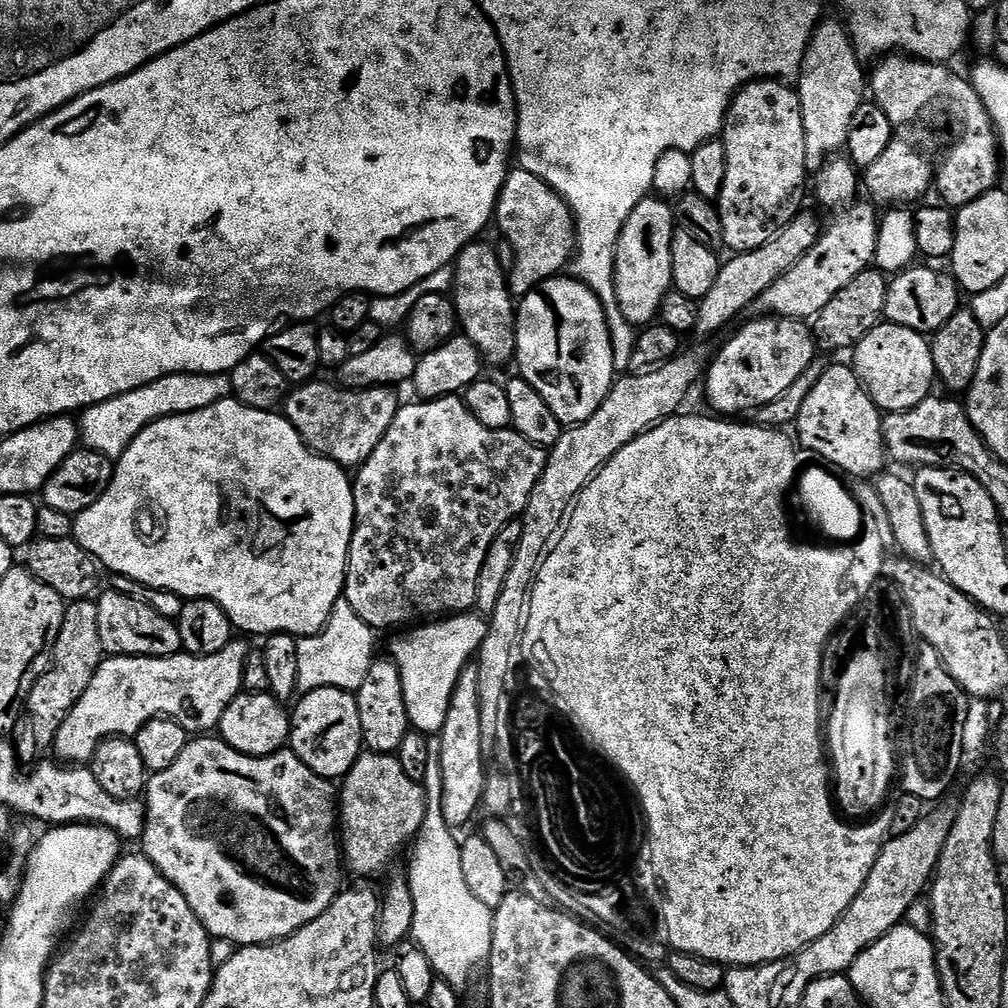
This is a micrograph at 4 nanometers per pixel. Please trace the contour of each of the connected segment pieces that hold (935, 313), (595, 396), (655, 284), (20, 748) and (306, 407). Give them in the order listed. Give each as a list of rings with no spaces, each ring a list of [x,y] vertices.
[[[913,266],[895,273],[888,281],[884,320],[889,324],[906,326],[906,330],[925,334],[935,334],[939,328],[946,326],[946,322],[950,322],[950,318],[954,318],[954,314],[962,307],[962,289],[955,276],[944,272]]]
[[[557,274],[550,280],[544,281],[535,292],[528,292],[519,301],[516,313],[516,355],[515,363],[520,363],[519,375],[554,410],[554,414],[560,419],[560,423],[565,426],[581,424],[602,406],[606,394],[618,373],[614,368],[616,350],[612,347],[610,330],[606,322],[606,314],[602,302],[589,288],[580,280],[568,274]]]
[[[650,194],[626,218],[616,247],[614,282],[618,306],[633,326],[647,326],[660,315],[662,298],[673,291],[672,239],[678,231],[674,208],[667,199]]]
[[[92,600],[71,601],[65,607],[62,630],[58,634],[56,645],[52,647],[52,663],[30,690],[26,711],[16,726],[14,747],[16,759],[21,765],[35,765],[47,757],[44,756],[47,752],[53,751],[62,722],[66,722],[70,710],[74,710],[78,698],[86,694],[100,661],[105,656],[102,638],[98,638],[98,610],[95,603]]]
[[[320,378],[293,387],[285,396],[282,415],[298,430],[312,451],[332,460],[345,470],[359,469],[378,450],[378,442],[386,438],[390,422],[402,407],[402,400],[391,387],[346,388],[339,383],[323,384]]]

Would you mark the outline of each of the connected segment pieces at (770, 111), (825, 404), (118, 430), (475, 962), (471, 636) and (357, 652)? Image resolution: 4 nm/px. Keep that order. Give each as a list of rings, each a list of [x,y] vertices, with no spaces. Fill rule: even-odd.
[[[753,80],[752,83],[744,85],[737,92],[732,100],[732,107],[728,110],[728,116],[724,120],[724,130],[722,139],[726,146],[726,182],[722,182],[722,194],[718,201],[720,217],[722,218],[722,234],[724,235],[724,248],[733,253],[749,252],[758,250],[758,246],[766,246],[790,221],[794,219],[796,213],[801,211],[804,200],[804,192],[800,187],[804,184],[804,179],[810,176],[810,169],[806,162],[806,130],[802,126],[802,114],[800,113],[800,93],[791,83],[783,80]]]
[[[844,364],[825,367],[822,378],[806,394],[794,425],[799,443],[809,453],[826,458],[833,468],[840,468],[849,478],[875,478],[885,471],[884,422],[876,403],[868,397],[855,371]]]
[[[179,372],[173,376],[163,376],[138,390],[130,390],[126,394],[118,394],[106,402],[98,402],[94,406],[83,409],[78,416],[80,444],[103,456],[120,457],[142,434],[146,426],[156,420],[178,414],[190,414],[194,410],[206,410],[206,406],[214,406],[214,402],[226,400],[232,396],[231,375],[194,374]]]
[[[438,736],[429,737],[429,765],[426,766],[426,778],[422,781],[427,794],[426,818],[420,827],[420,835],[411,845],[412,865],[408,868],[406,879],[412,897],[414,898],[414,926],[411,939],[430,958],[430,966],[435,970],[439,979],[446,981],[451,988],[464,990],[472,980],[476,971],[483,969],[488,962],[488,955],[492,949],[492,918],[493,909],[487,908],[483,902],[474,898],[470,886],[466,886],[466,877],[462,874],[461,841],[455,840],[453,829],[448,828],[442,814],[442,766],[441,740]]]
[[[471,611],[421,623],[400,634],[405,636],[400,636],[393,642],[390,659],[400,671],[402,690],[408,707],[408,722],[415,731],[439,734],[443,730],[459,676],[465,667],[473,663],[487,633],[487,619]]]
[[[342,598],[334,606],[326,626],[318,633],[317,636],[305,636],[298,639],[298,689],[301,693],[313,692],[319,688],[340,688],[343,692],[355,693],[357,688],[362,686],[366,674],[370,670],[376,648],[374,629],[358,614],[354,614],[354,606]]]

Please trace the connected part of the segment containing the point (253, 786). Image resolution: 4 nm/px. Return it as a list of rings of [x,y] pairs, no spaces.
[[[204,734],[199,738],[189,739],[186,750],[182,750],[182,754],[178,754],[177,761],[175,761],[169,769],[151,773],[148,777],[148,787],[146,789],[146,819],[144,821],[144,834],[142,837],[142,845],[143,844],[143,855],[147,856],[150,862],[154,862],[154,866],[158,866],[160,873],[162,873],[174,887],[178,890],[182,890],[182,898],[186,898],[186,902],[190,902],[190,910],[194,910],[194,914],[198,914],[198,918],[202,922],[202,926],[206,926],[209,936],[218,940],[228,940],[231,944],[237,946],[247,946],[249,944],[274,944],[278,940],[285,940],[287,936],[293,936],[295,932],[299,932],[301,928],[305,928],[310,922],[314,922],[314,918],[321,916],[321,914],[334,903],[337,896],[340,895],[342,889],[345,887],[344,876],[346,877],[346,864],[342,859],[342,836],[338,831],[337,785],[324,776],[314,774],[314,770],[310,770],[310,766],[306,766],[301,762],[301,760],[296,757],[296,753],[291,750],[275,752],[273,756],[247,756],[238,750],[234,750],[226,741],[212,734]]]

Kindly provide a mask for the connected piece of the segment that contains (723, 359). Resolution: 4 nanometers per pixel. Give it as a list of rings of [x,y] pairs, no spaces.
[[[755,318],[749,324],[744,324],[724,345],[716,356],[716,361],[709,363],[706,368],[706,384],[708,380],[708,400],[712,403],[711,411],[721,409],[736,411],[737,408],[751,407],[764,401],[774,402],[778,394],[786,394],[791,384],[811,368],[818,356],[816,339],[812,337],[812,329],[805,321],[786,320],[783,318]]]

